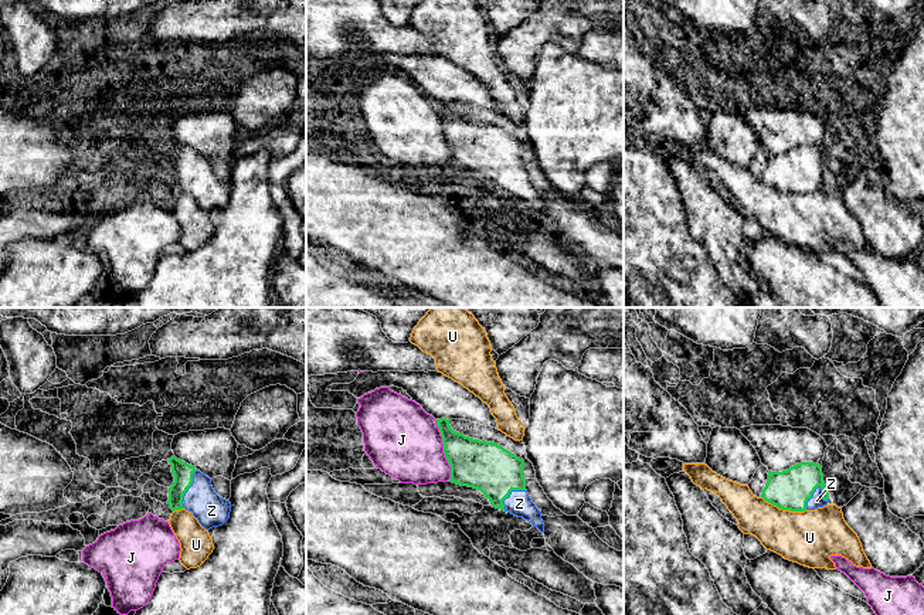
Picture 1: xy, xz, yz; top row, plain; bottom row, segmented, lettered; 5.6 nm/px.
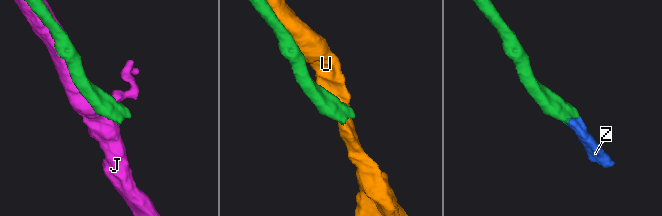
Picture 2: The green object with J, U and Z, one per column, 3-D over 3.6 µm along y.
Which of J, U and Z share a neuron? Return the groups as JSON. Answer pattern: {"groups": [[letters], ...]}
{"groups": [["J"], ["U"], ["Z"]]}

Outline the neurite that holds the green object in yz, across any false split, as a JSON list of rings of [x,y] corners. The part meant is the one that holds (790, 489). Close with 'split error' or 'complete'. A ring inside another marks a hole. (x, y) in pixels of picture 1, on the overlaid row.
[[[801,462],[782,472],[770,470],[761,497],[791,512],[815,510],[829,502],[822,468],[813,462]]]; split error

